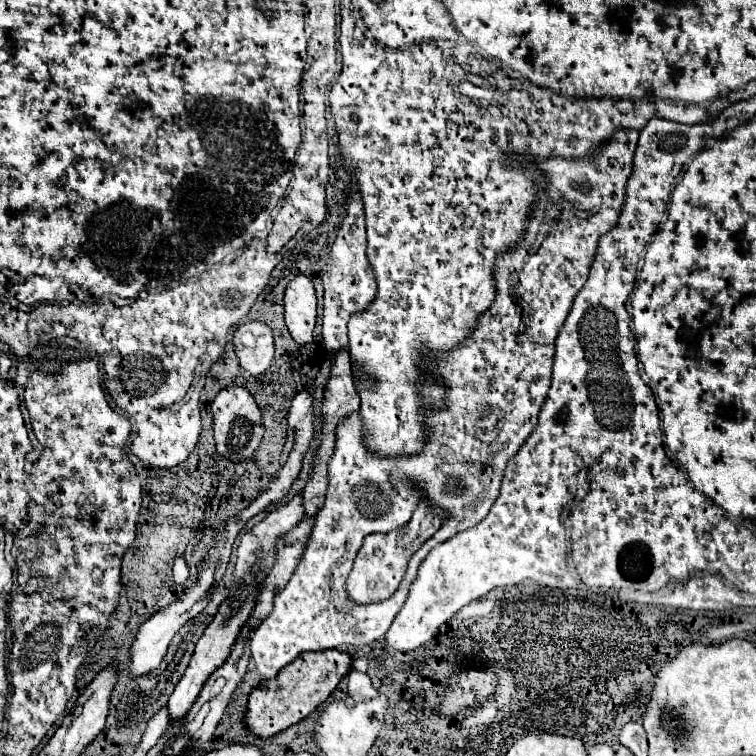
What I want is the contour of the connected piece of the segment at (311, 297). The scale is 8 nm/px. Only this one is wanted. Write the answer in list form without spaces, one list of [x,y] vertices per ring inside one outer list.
[[[297,275],[285,289],[285,325],[299,345],[313,341],[315,319],[317,299],[313,283],[307,275]]]

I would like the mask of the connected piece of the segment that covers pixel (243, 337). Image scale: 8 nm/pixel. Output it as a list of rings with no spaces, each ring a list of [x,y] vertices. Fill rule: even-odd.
[[[243,323],[233,333],[233,345],[239,365],[251,375],[261,375],[269,369],[275,355],[271,327],[265,323]]]

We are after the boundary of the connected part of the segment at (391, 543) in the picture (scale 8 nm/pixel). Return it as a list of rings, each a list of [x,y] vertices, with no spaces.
[[[419,505],[417,511],[413,513],[411,521],[405,527],[395,529],[391,533],[367,535],[363,541],[363,547],[359,549],[359,553],[355,557],[353,571],[347,577],[349,599],[357,605],[369,605],[369,603],[389,599],[399,589],[399,585],[407,573],[409,559],[429,537],[433,537],[433,533],[441,527],[441,521],[443,521],[443,513],[439,509],[433,511],[433,507]]]

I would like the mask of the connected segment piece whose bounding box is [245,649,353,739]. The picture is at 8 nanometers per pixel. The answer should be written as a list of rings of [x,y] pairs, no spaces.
[[[339,649],[301,653],[291,665],[287,665],[279,673],[279,677],[275,677],[273,681],[263,681],[251,691],[247,703],[247,717],[245,717],[247,727],[263,739],[285,731],[287,727],[311,715],[335,691],[337,683],[351,669],[353,669],[353,657]]]

